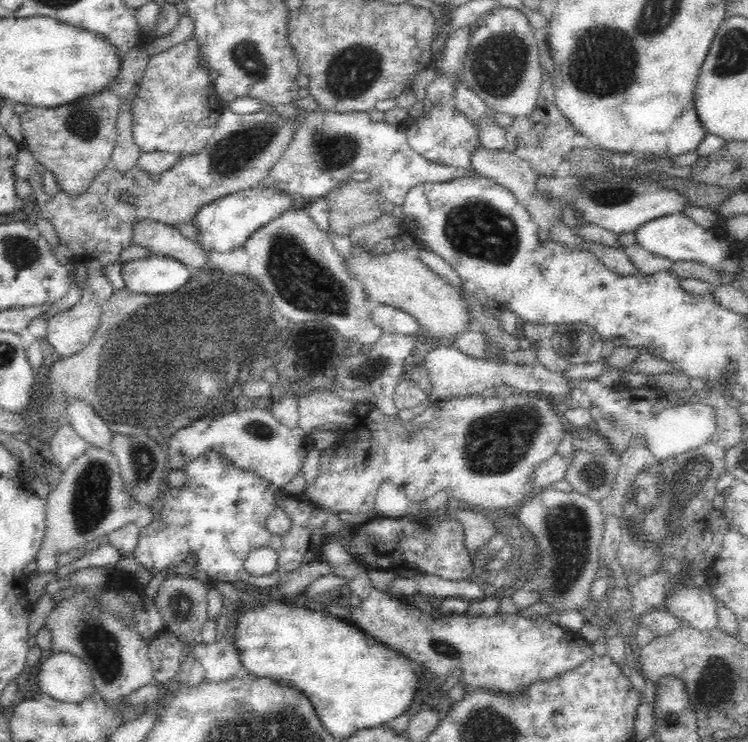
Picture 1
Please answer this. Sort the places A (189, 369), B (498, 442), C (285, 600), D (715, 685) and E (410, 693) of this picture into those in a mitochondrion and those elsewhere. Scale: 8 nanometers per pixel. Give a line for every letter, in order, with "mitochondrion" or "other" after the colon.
A: mitochondrion
B: mitochondrion
C: other
D: mitochondrion
E: other

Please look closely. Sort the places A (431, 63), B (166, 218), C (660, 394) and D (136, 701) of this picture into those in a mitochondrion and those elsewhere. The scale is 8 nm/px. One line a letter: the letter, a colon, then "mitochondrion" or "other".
A: other
B: other
C: other
D: other

